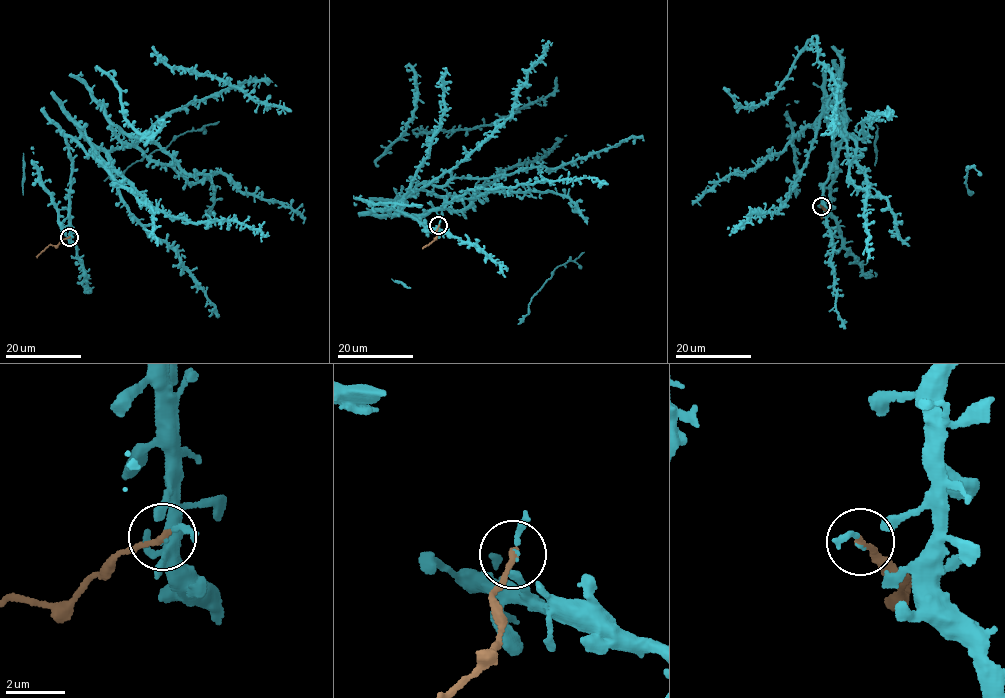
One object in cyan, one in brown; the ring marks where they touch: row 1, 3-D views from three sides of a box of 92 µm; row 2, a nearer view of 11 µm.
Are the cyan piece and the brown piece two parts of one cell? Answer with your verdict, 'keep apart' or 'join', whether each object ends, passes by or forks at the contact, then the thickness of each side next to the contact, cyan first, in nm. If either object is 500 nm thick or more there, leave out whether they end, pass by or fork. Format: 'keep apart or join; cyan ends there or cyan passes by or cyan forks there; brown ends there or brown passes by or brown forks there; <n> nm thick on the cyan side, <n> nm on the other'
join; cyan passes by; brown ends there; 60 nm thick on the cyan side, 240 nm on the other

